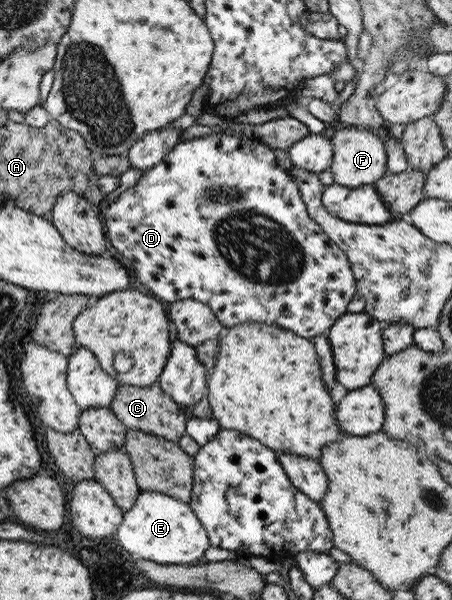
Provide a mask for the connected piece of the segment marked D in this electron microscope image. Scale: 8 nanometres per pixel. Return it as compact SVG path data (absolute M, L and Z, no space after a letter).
M212 134L208 136L201 136L200 138L192 139L184 141L184 143L179 143L174 146L174 148L170 149L170 152L164 156L163 160L160 160L158 164L152 166L152 168L147 168L146 171L141 172L141 176L136 182L136 185L132 186L132 188L128 188L120 193L112 202L109 204L105 204L101 207L101 217L102 224L104 226L104 235L107 236L107 244L110 246L110 251L116 255L118 261L120 261L125 267L128 267L131 270L130 280L133 282L135 287L141 286L144 284L148 287L148 292L150 292L152 297L156 299L162 300L164 304L170 304L176 302L176 300L184 300L184 299L192 299L205 304L210 308L210 310L214 313L214 316L221 322L221 324L225 327L231 327L238 323L243 322L259 322L264 324L269 324L285 331L293 332L298 336L301 336L305 339L314 338L315 336L326 336L328 334L328 328L332 326L332 323L338 318L341 314L347 312L347 304L349 300L354 297L356 288L354 277L350 268L350 263L344 253L324 234L324 232L320 231L320 227L312 221L312 219L308 219L308 215L306 215L306 207L304 207L304 203L301 201L300 194L298 193L298 188L296 184L292 181L292 178L288 175L288 172L285 169L280 168L277 164L276 159L274 159L272 149L268 149L265 145L262 145L257 140L252 140L251 138L242 138L237 135L225 135L225 134Z

